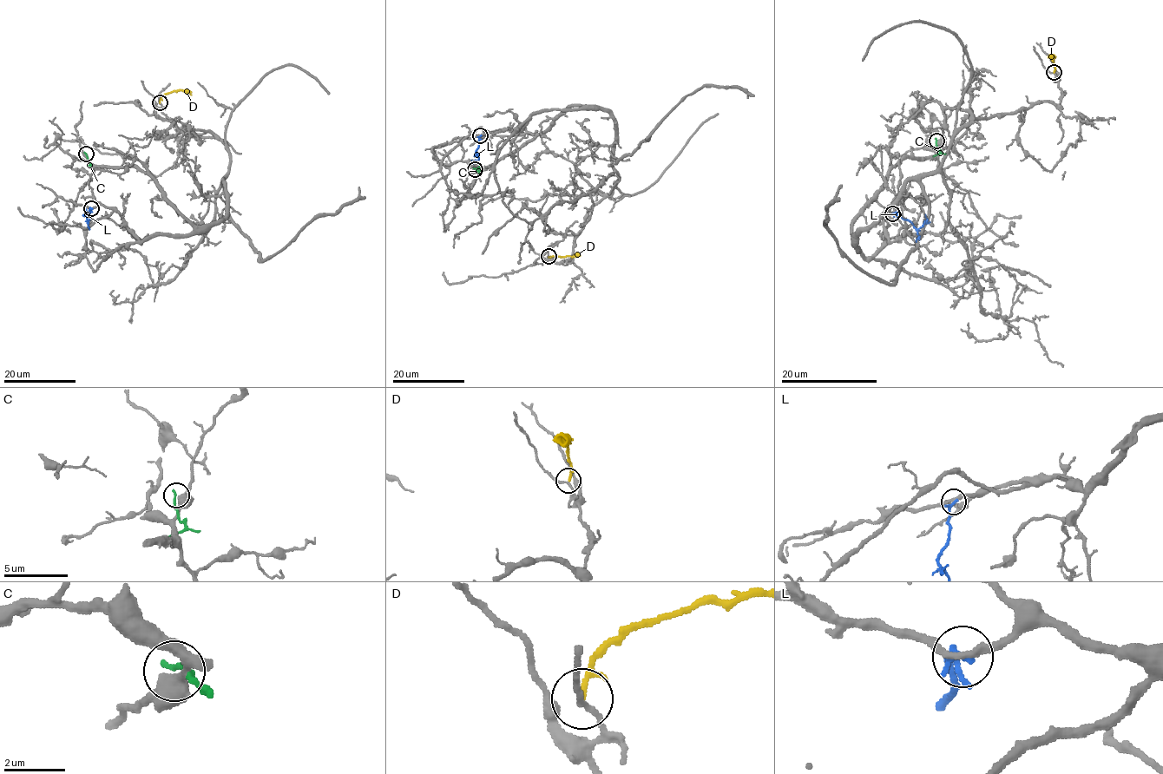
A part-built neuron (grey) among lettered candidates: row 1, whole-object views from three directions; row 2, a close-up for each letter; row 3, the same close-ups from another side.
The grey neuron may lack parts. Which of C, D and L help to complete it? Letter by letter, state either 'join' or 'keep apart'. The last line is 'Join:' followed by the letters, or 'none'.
C: keep apart
D: keep apart
L: keep apart
Join: none

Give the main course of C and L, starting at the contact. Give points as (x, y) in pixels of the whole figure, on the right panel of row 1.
C: (936, 140), (936, 148), (940, 152), (933, 157)
L: (892, 213), (897, 213), (917, 229), (924, 221), (930, 221)

